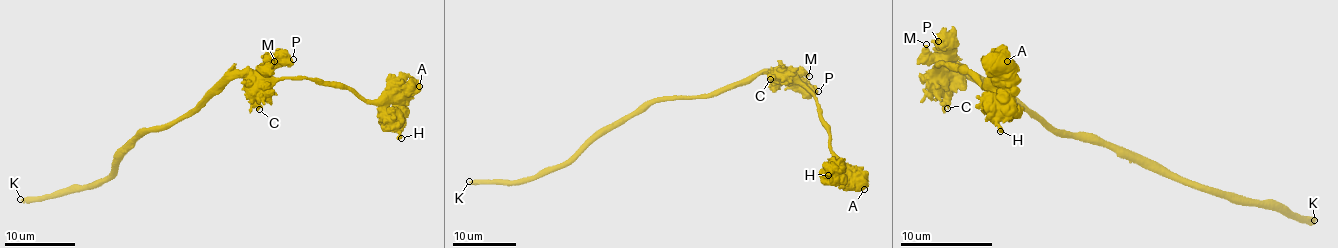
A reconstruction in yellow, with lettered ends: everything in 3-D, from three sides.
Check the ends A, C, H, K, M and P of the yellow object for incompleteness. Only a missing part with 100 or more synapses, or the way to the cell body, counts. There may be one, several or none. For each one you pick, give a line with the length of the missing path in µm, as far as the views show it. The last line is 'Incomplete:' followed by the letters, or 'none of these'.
K: Missing length about 35 µm
Incomplete: K

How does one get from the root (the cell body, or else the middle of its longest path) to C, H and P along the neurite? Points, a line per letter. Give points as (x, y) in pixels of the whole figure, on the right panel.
C: (1034, 118), (1006, 98), (948, 68), (944, 97), (947, 108)
H: (1034, 118), (953, 68), (934, 65), (966, 65), (969, 73), (979, 75), (987, 87), (989, 105), (1000, 131)
P: (1034, 118), (1006, 98), (959, 73), (955, 66), (935, 64), (940, 49), (935, 46), (938, 41)

